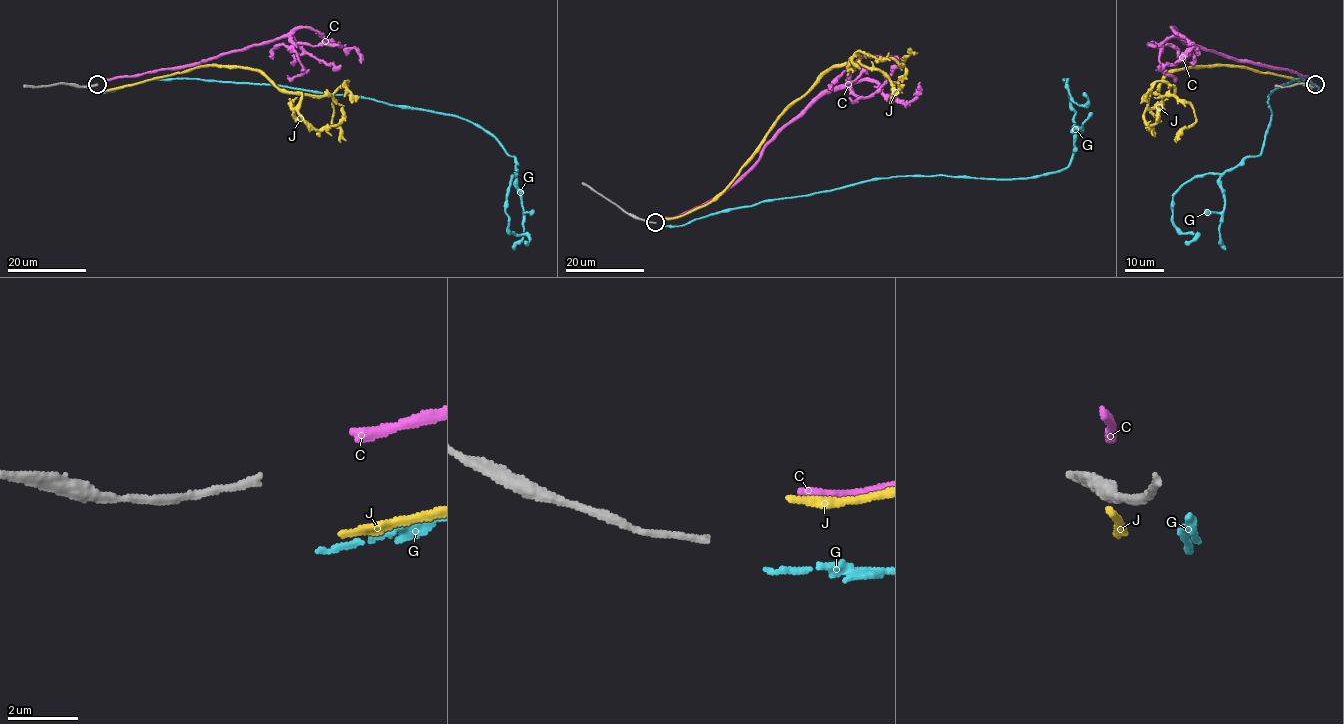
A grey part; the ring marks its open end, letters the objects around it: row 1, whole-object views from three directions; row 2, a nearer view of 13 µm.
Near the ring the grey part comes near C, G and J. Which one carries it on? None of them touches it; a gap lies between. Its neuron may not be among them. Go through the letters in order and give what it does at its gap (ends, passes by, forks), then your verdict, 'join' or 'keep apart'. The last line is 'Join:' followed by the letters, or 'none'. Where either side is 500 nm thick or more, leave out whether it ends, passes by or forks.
C: it ends | keep apart
G: it ends | keep apart
J: it ends | keep apart
Join: none

